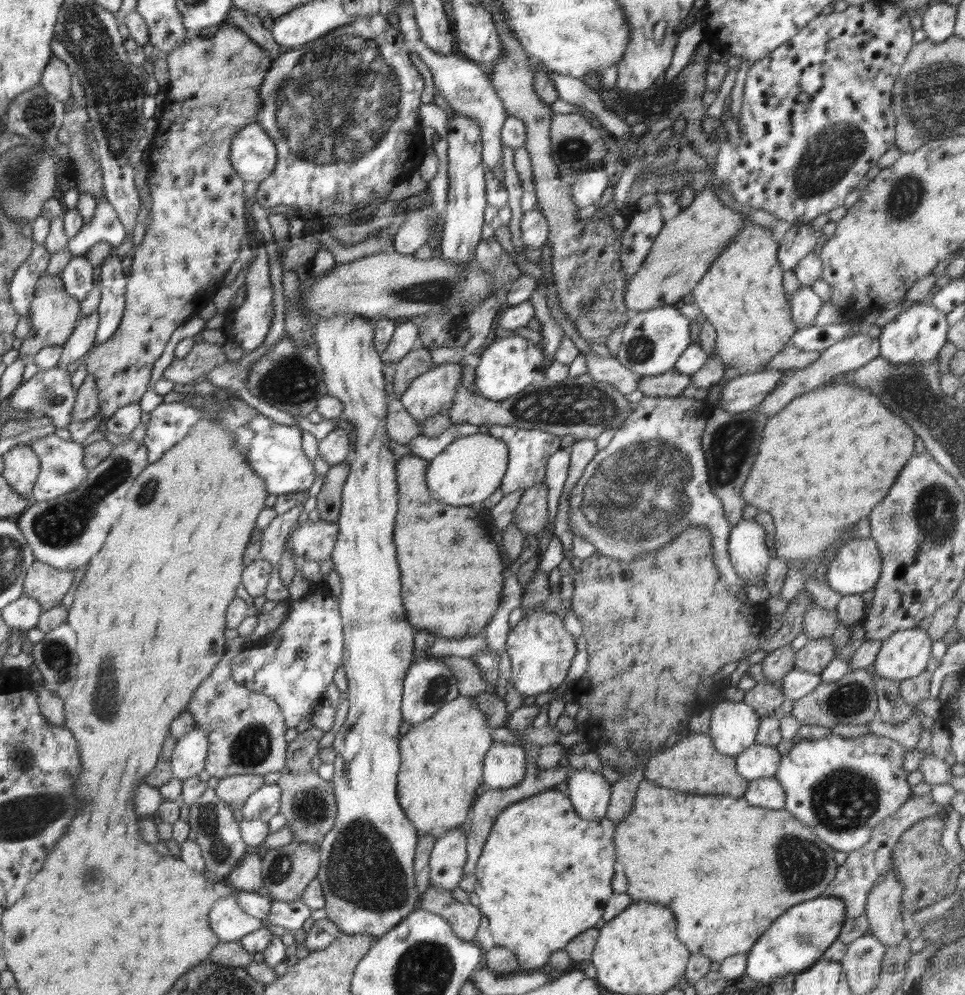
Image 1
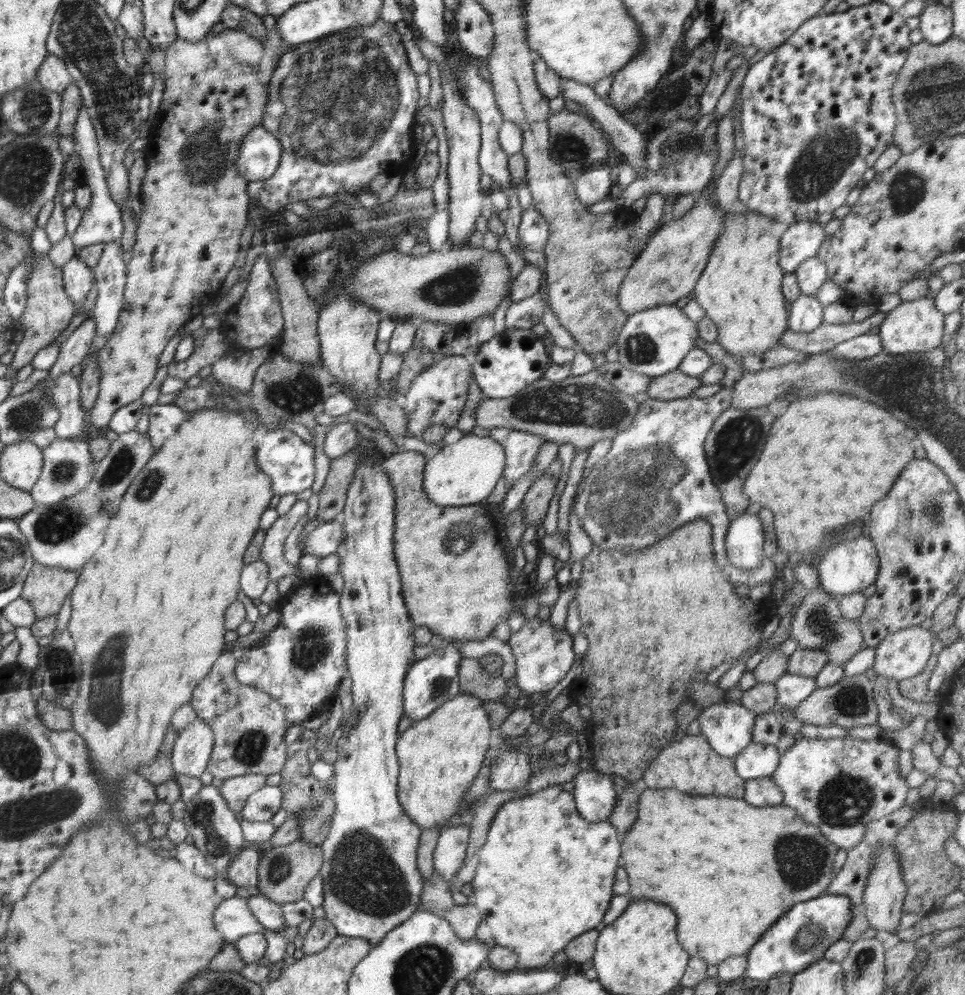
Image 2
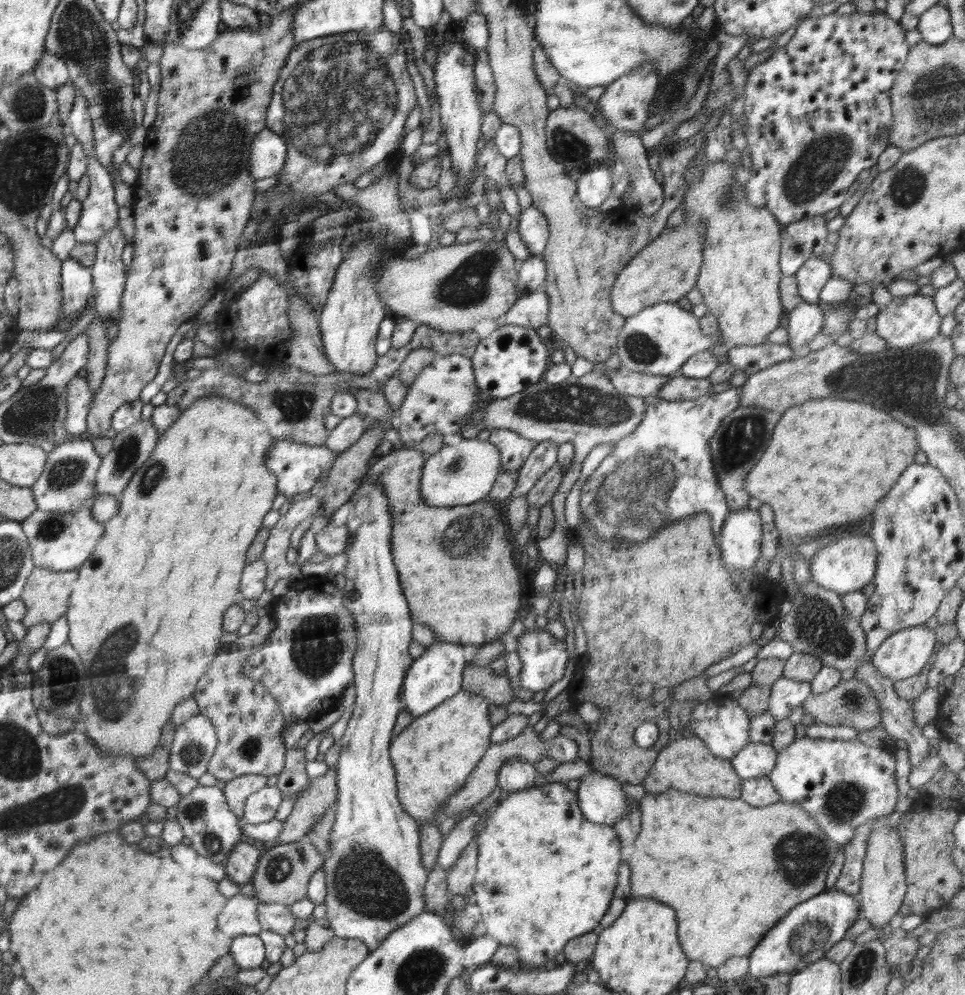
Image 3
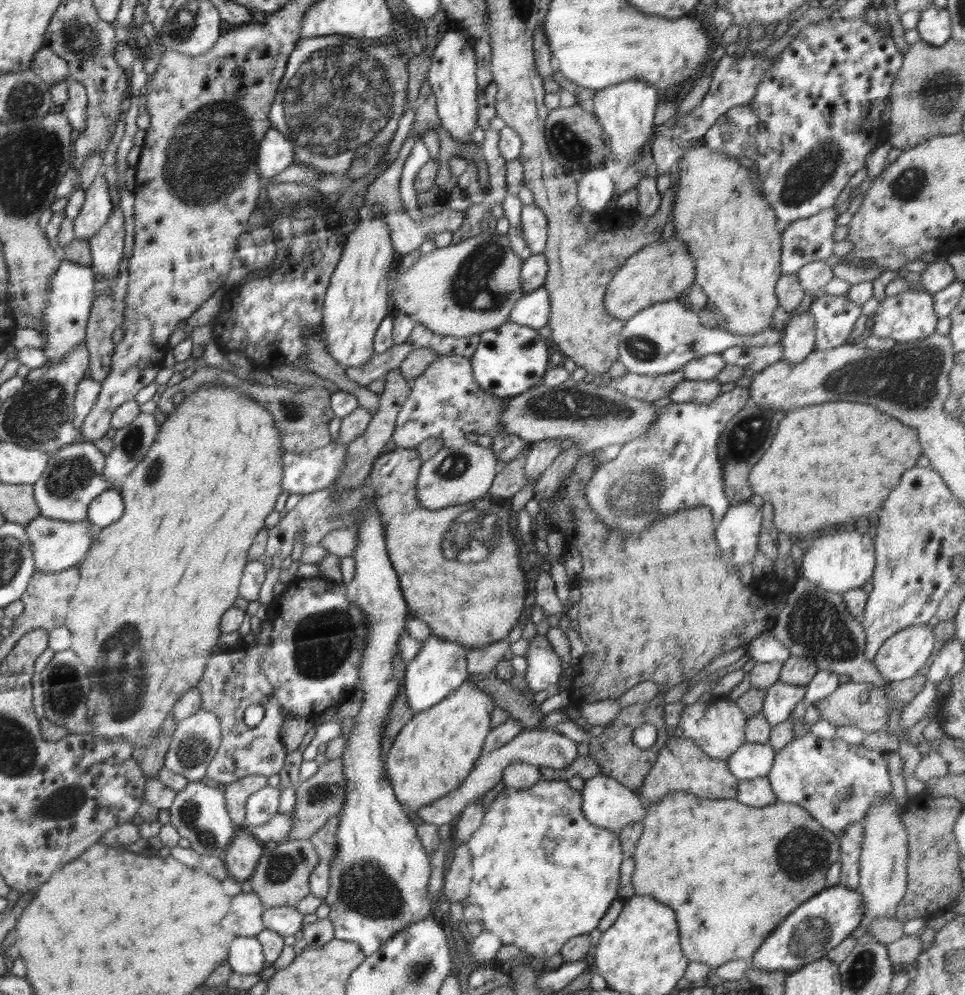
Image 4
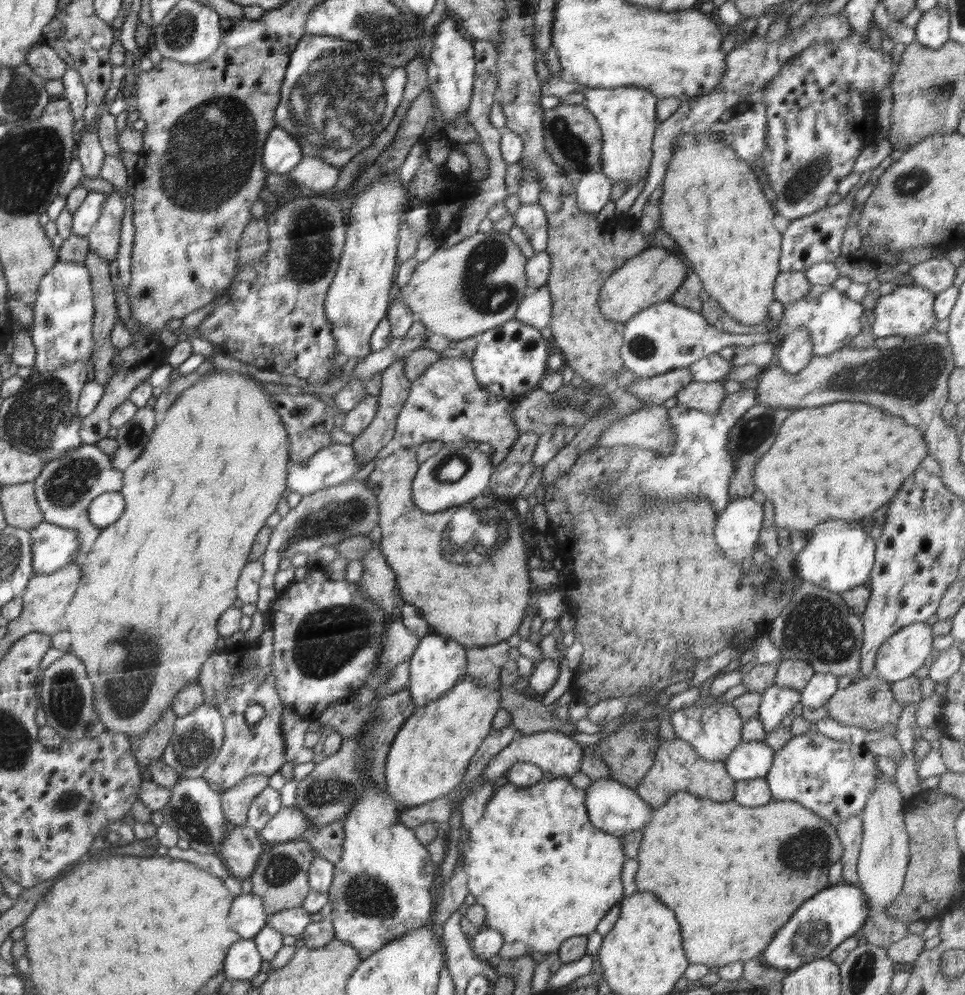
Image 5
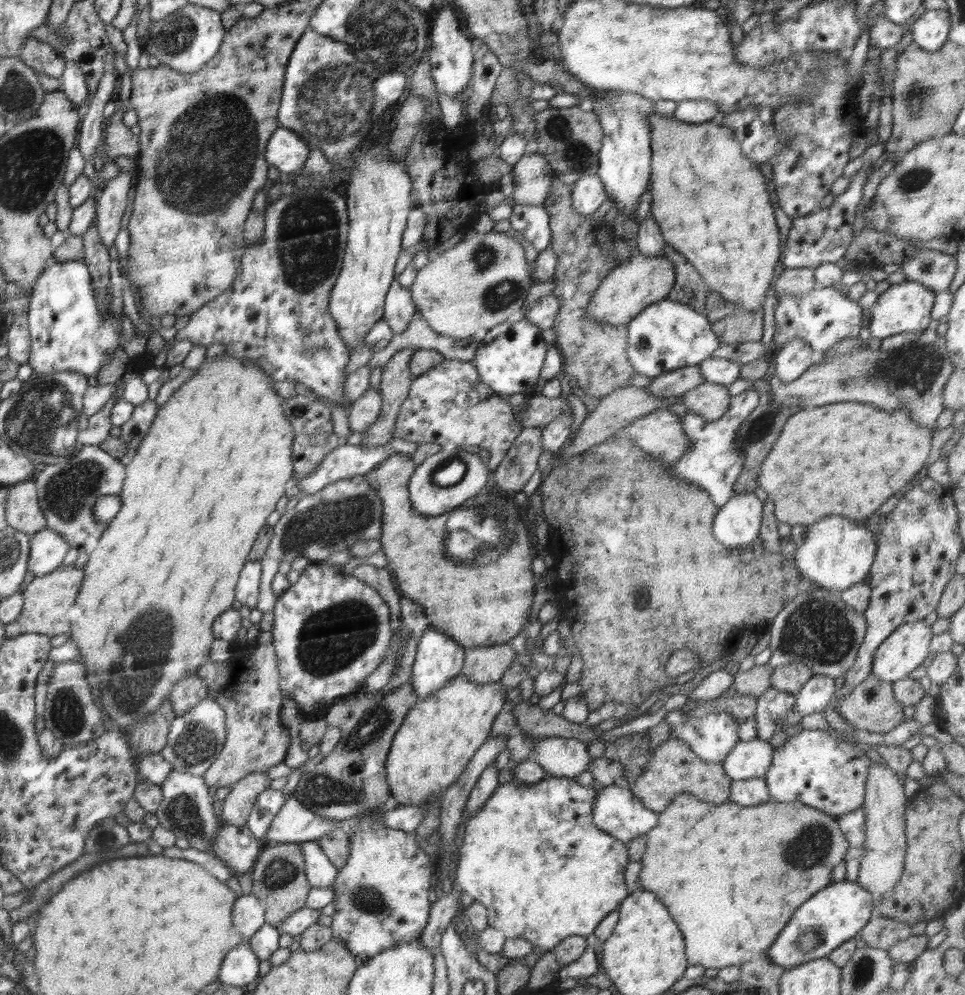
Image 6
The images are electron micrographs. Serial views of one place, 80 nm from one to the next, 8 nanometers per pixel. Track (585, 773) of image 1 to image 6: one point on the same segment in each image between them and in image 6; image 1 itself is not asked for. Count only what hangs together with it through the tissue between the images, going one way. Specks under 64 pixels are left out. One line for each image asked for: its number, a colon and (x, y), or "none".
2: (594, 793)
3: (601, 799)
4: (605, 802)
5: (612, 807)
6: (616, 810)

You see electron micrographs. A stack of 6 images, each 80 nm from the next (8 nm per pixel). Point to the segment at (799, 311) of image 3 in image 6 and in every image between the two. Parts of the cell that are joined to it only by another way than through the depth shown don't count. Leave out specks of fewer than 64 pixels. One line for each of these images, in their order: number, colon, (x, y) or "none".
4: (798, 341)
5: (796, 350)
6: (795, 357)

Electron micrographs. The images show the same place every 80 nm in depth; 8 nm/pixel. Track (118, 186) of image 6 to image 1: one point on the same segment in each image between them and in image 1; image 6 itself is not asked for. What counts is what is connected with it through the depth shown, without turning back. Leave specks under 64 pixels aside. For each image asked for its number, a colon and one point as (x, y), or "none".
1: (113, 287)
2: (111, 271)
3: (108, 271)
4: (106, 245)
5: (104, 238)

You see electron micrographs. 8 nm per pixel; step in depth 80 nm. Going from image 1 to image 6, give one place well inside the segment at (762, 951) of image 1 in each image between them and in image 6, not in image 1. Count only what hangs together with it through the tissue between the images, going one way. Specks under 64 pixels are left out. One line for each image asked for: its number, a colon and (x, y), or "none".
2: (802, 935)
3: (807, 933)
4: (817, 926)
5: (821, 924)
6: (830, 918)

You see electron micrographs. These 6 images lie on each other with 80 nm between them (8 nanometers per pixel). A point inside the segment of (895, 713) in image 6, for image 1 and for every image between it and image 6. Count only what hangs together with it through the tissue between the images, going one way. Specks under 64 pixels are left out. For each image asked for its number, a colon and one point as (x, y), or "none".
1: (852, 700)
2: (850, 703)
3: (852, 703)
4: (860, 704)
5: (868, 703)

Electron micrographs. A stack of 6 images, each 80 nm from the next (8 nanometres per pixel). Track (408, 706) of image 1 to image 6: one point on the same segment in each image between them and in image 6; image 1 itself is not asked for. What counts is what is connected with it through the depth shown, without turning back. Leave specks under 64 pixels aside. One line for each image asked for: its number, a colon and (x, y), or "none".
2: (432, 681)
3: (435, 676)
4: (440, 667)
5: (438, 663)
6: (439, 659)

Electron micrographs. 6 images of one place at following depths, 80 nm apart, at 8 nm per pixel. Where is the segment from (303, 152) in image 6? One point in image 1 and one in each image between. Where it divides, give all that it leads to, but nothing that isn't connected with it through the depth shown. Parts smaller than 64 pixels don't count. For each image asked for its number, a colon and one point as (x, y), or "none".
1: (253, 154)
2: (260, 151)
3: (268, 151)
4: (276, 153)
5: (281, 153)

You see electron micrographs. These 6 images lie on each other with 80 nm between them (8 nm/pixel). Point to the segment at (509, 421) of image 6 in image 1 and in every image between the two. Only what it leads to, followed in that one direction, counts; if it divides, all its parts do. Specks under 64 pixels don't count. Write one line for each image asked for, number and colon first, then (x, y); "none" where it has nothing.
1: (431, 393)
2: (438, 395)
3: (444, 395)
4: (445, 400)
5: (446, 402)

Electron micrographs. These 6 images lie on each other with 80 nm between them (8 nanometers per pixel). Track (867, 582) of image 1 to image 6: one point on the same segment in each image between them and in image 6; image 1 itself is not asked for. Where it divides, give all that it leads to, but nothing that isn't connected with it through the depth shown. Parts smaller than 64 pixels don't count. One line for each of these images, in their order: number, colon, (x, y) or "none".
2: (852, 565)
3: (848, 564)
4: (837, 562)
5: (839, 556)
6: (837, 553)

